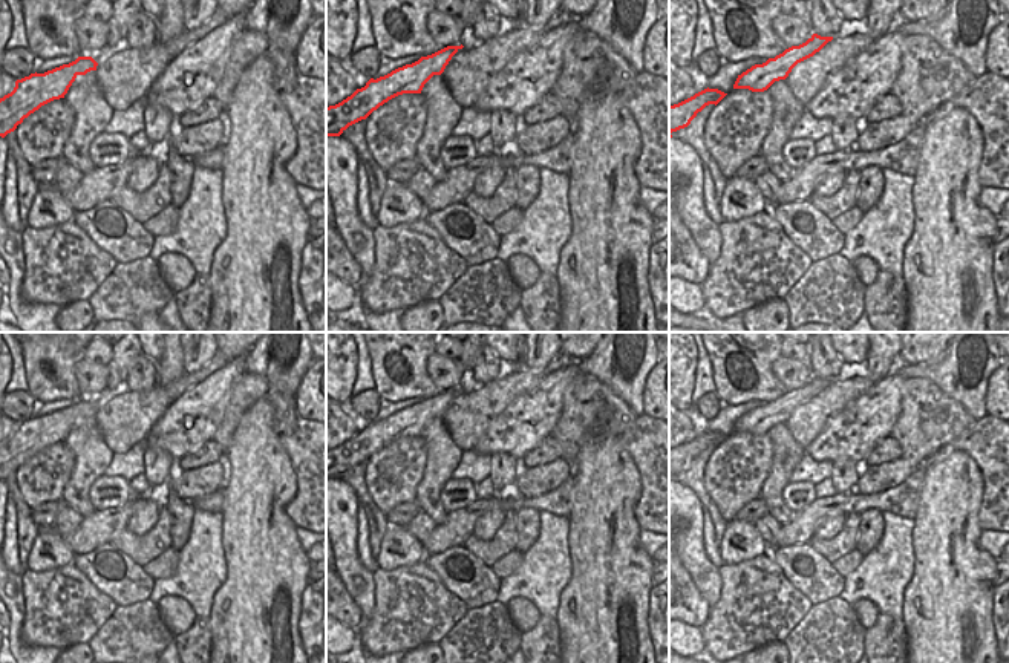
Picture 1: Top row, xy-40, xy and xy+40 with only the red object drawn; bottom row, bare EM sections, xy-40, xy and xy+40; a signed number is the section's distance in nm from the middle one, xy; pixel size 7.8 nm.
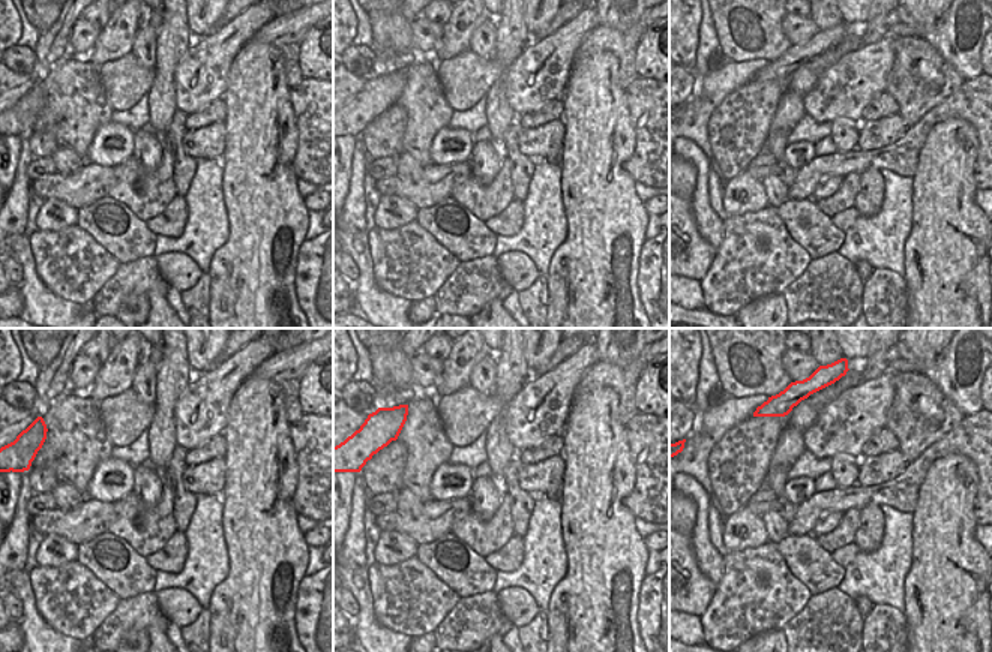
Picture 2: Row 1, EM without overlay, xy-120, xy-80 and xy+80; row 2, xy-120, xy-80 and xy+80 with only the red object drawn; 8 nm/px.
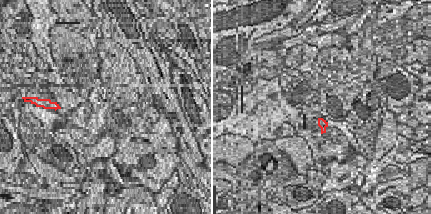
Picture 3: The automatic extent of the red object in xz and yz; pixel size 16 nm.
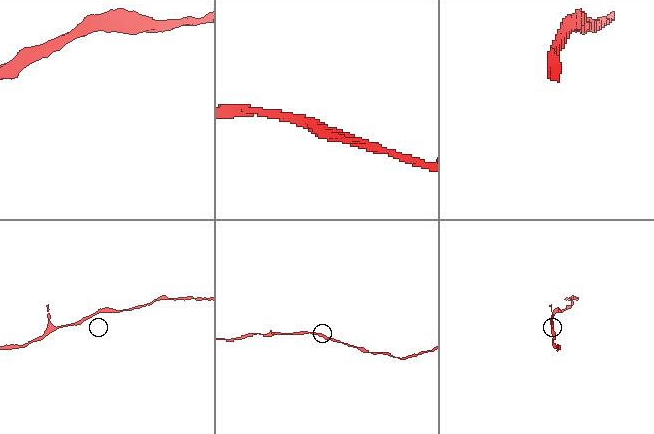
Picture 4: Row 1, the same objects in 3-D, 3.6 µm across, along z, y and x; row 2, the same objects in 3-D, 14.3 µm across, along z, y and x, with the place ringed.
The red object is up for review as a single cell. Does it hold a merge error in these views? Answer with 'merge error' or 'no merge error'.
no merge error

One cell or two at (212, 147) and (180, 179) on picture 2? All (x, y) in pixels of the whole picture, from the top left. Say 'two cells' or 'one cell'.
two cells

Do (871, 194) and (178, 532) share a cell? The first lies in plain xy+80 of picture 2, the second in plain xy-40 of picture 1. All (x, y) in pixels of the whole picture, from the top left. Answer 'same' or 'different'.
same

